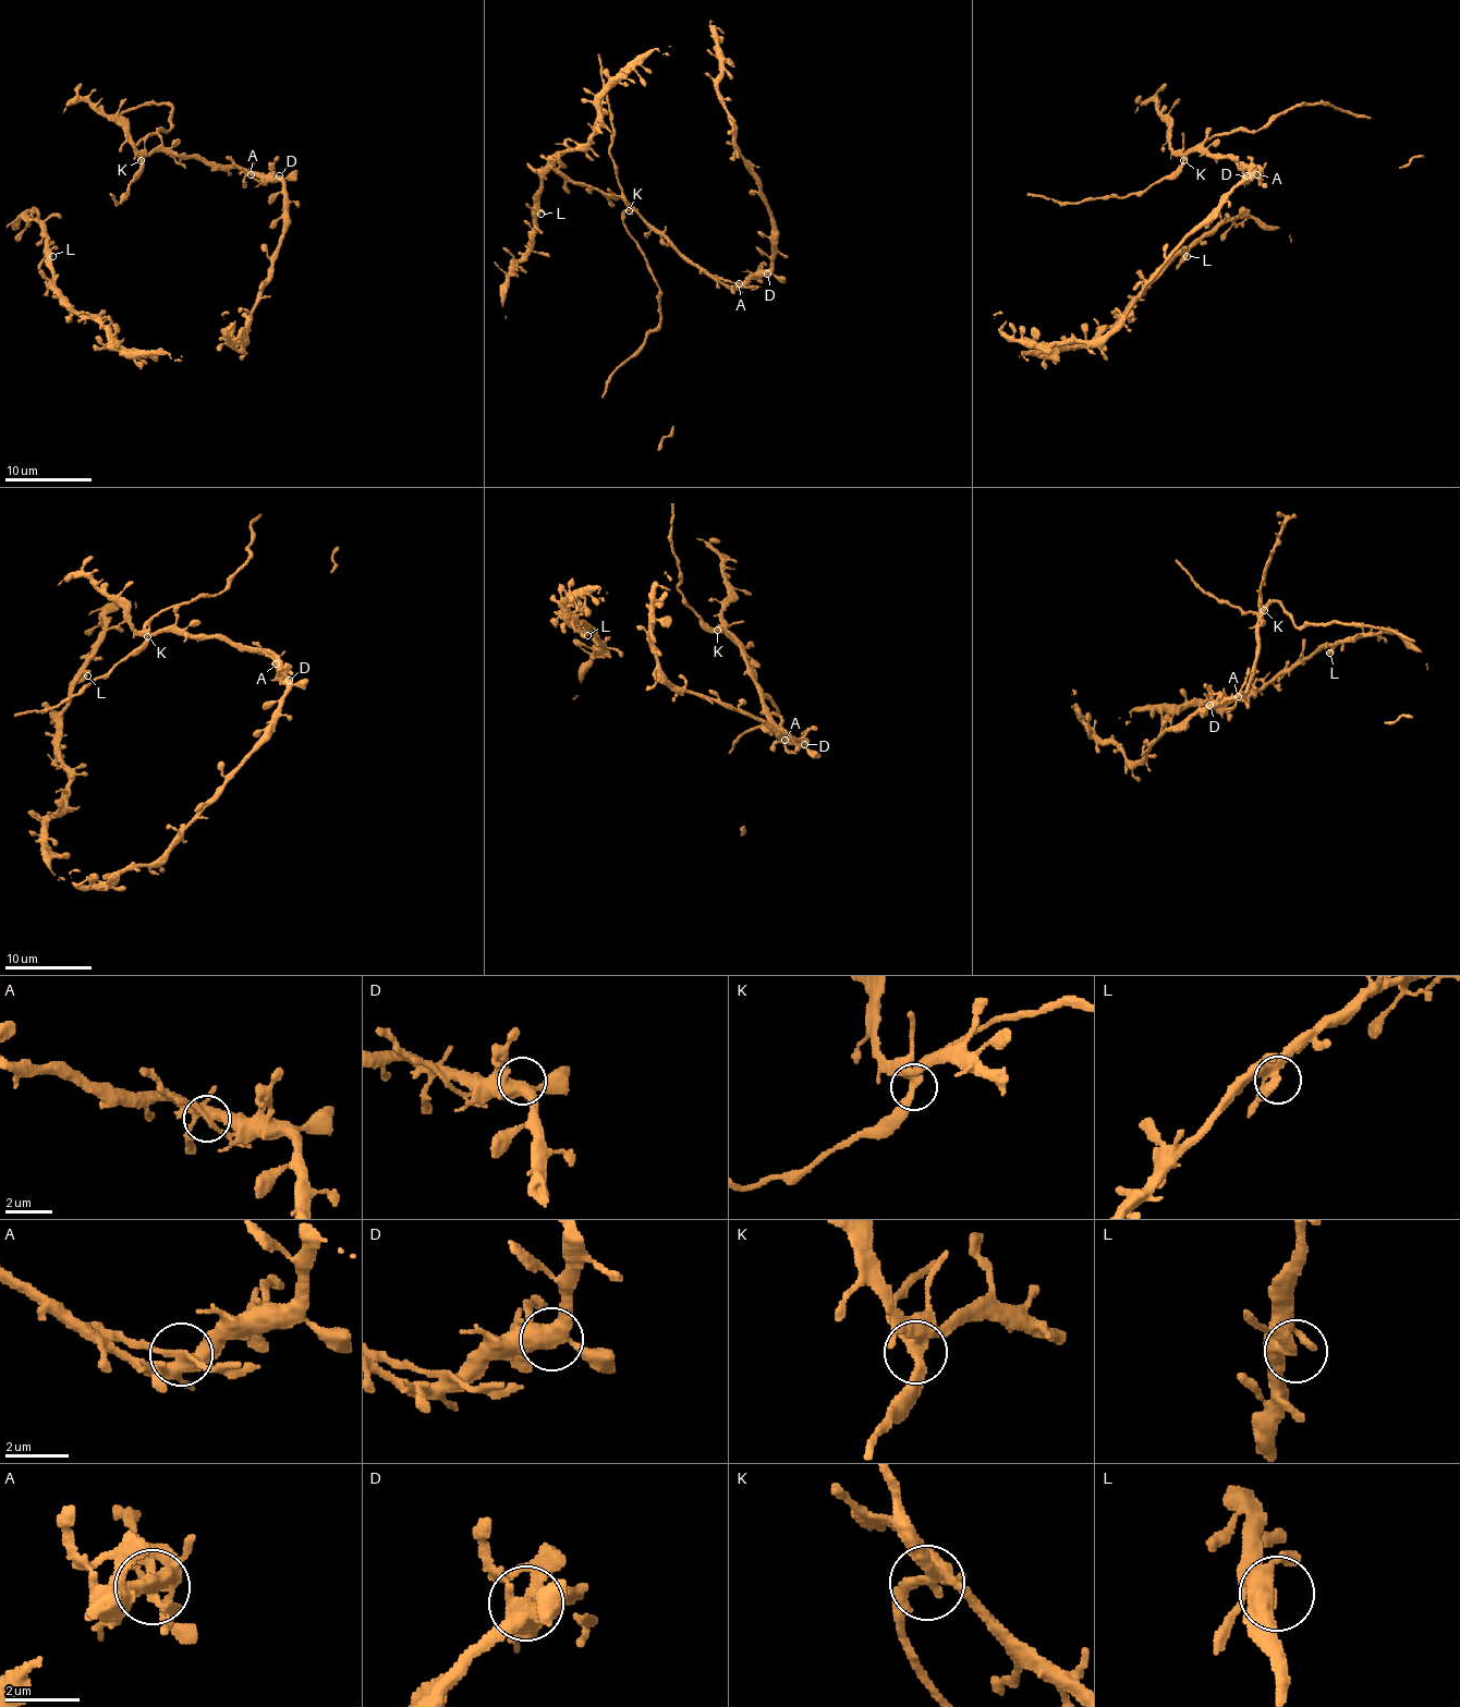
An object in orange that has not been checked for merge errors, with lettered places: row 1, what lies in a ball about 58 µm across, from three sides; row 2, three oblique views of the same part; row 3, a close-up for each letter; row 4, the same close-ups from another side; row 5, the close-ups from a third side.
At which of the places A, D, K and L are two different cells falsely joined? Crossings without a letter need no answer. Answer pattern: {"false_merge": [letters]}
{"false_merge": ["A", "K"]}

